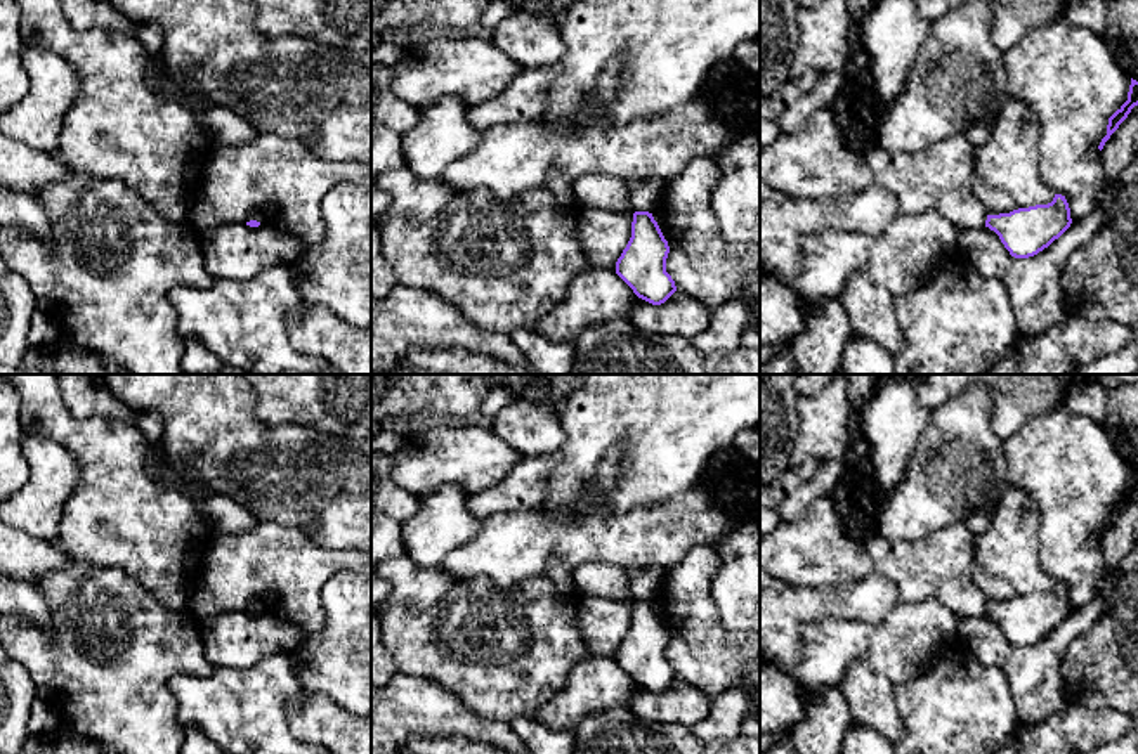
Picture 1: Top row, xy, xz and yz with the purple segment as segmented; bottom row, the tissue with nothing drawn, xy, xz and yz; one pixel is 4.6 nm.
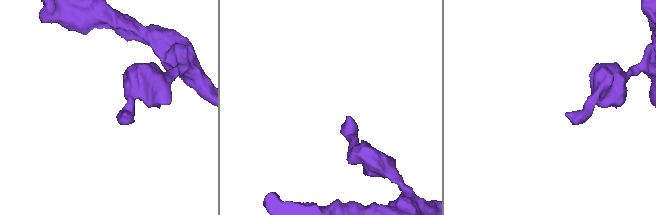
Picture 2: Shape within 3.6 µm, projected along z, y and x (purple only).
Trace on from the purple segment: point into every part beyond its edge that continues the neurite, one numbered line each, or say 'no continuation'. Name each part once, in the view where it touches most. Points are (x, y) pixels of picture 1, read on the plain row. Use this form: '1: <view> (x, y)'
no continuation

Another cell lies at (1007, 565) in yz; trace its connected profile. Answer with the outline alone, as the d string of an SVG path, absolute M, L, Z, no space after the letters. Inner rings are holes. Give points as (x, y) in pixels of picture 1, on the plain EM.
M1010 487L985 532L975 536L973 579L987 603L1048 593L1055 581L1041 565L1039 508L1029 492Z

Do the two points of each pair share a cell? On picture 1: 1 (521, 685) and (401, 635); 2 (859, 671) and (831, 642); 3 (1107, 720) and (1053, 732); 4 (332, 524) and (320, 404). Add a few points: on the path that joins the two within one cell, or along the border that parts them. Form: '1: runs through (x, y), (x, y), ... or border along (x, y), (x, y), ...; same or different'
1: runs through (491, 656), (476, 643), (431, 642); same
2: border along (889, 682), (868, 666), (854, 662), (838, 687); different
3: runs through (1093, 728), (1067, 732); same
4: border along (283, 422), (353, 439); different

